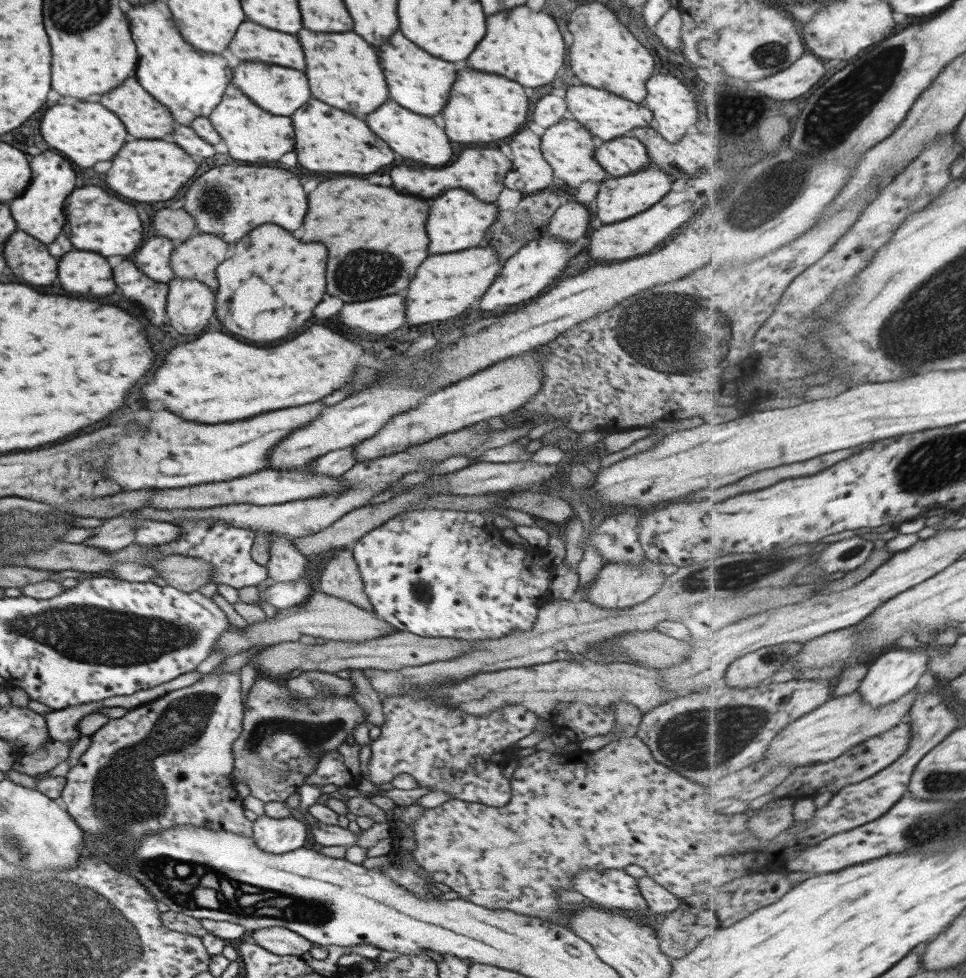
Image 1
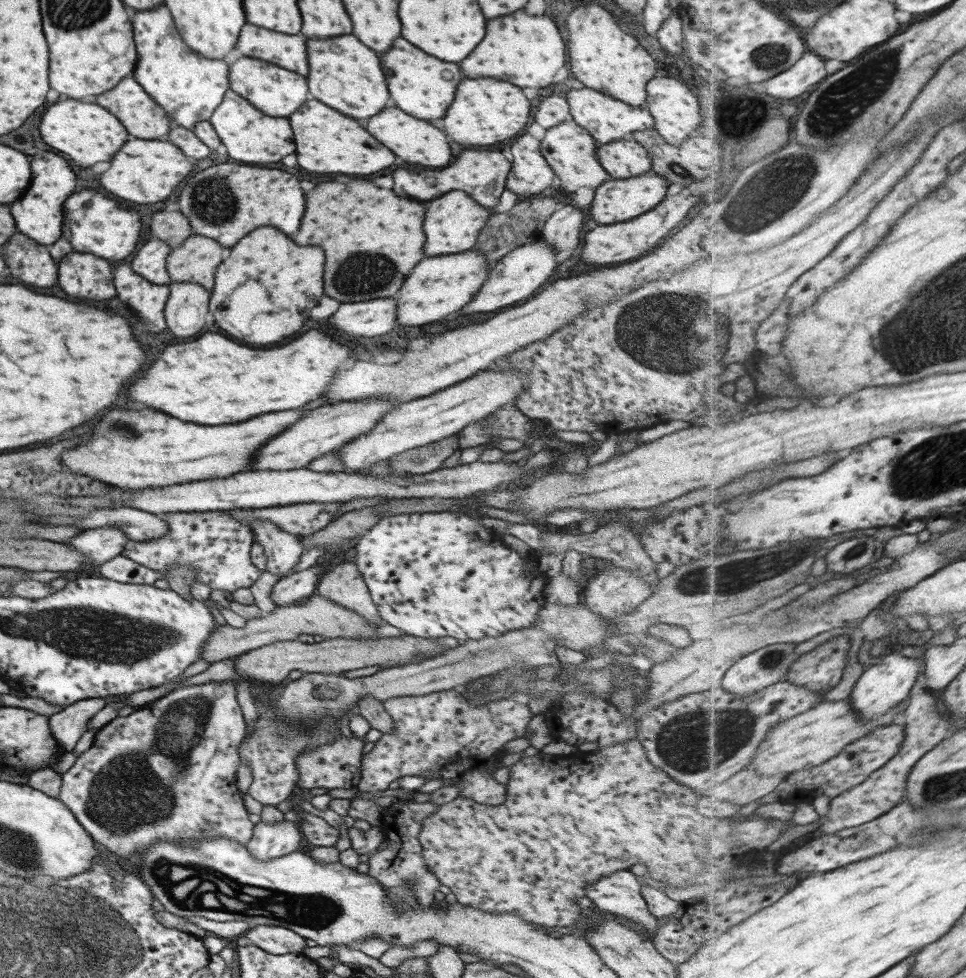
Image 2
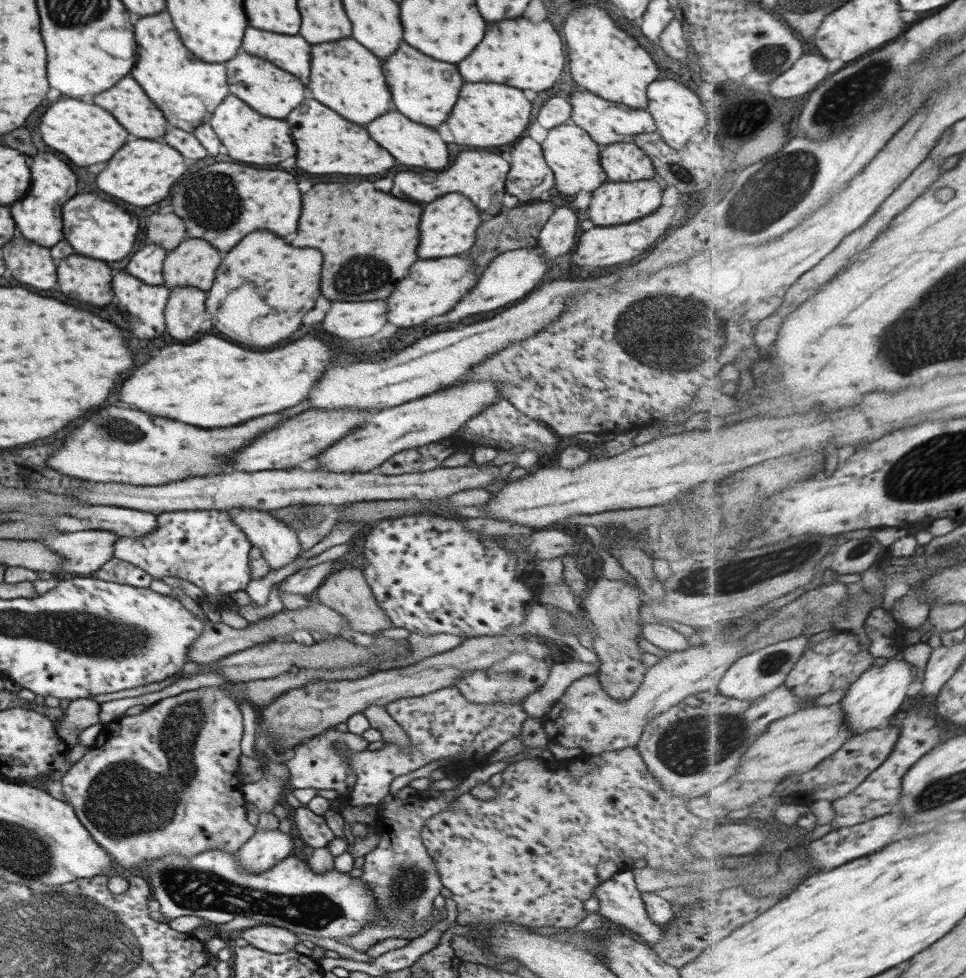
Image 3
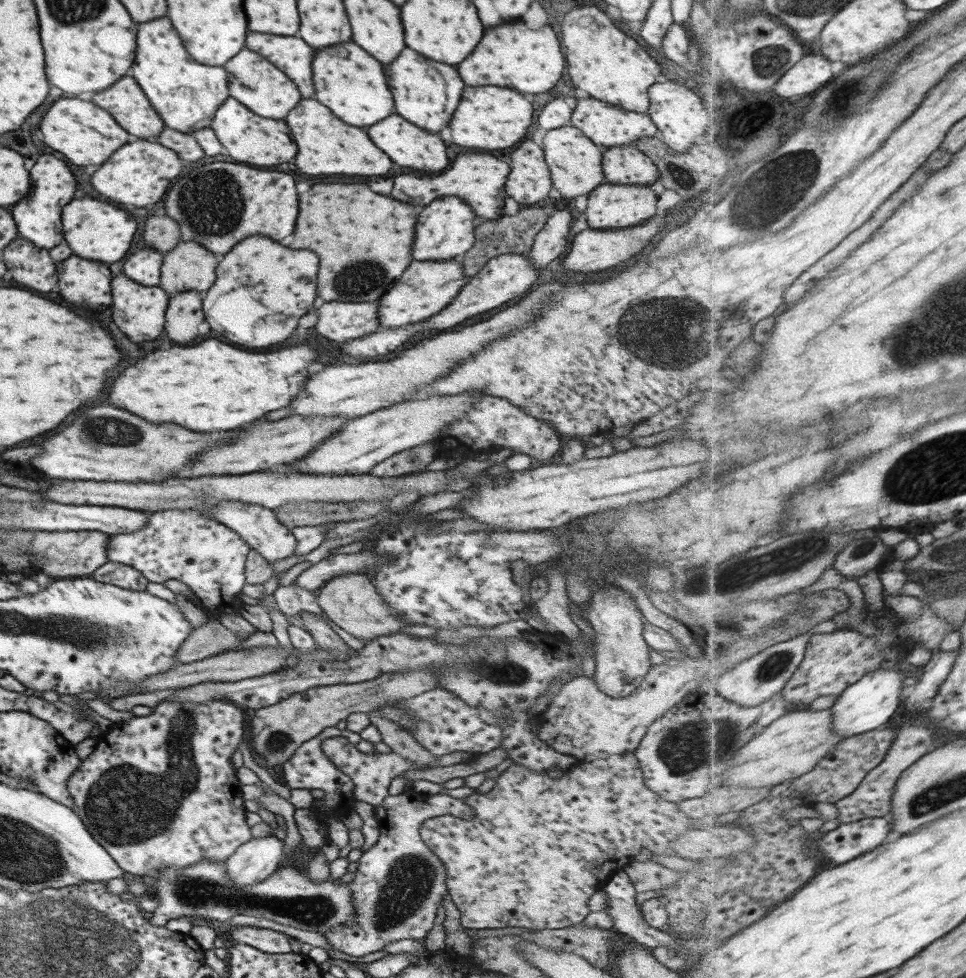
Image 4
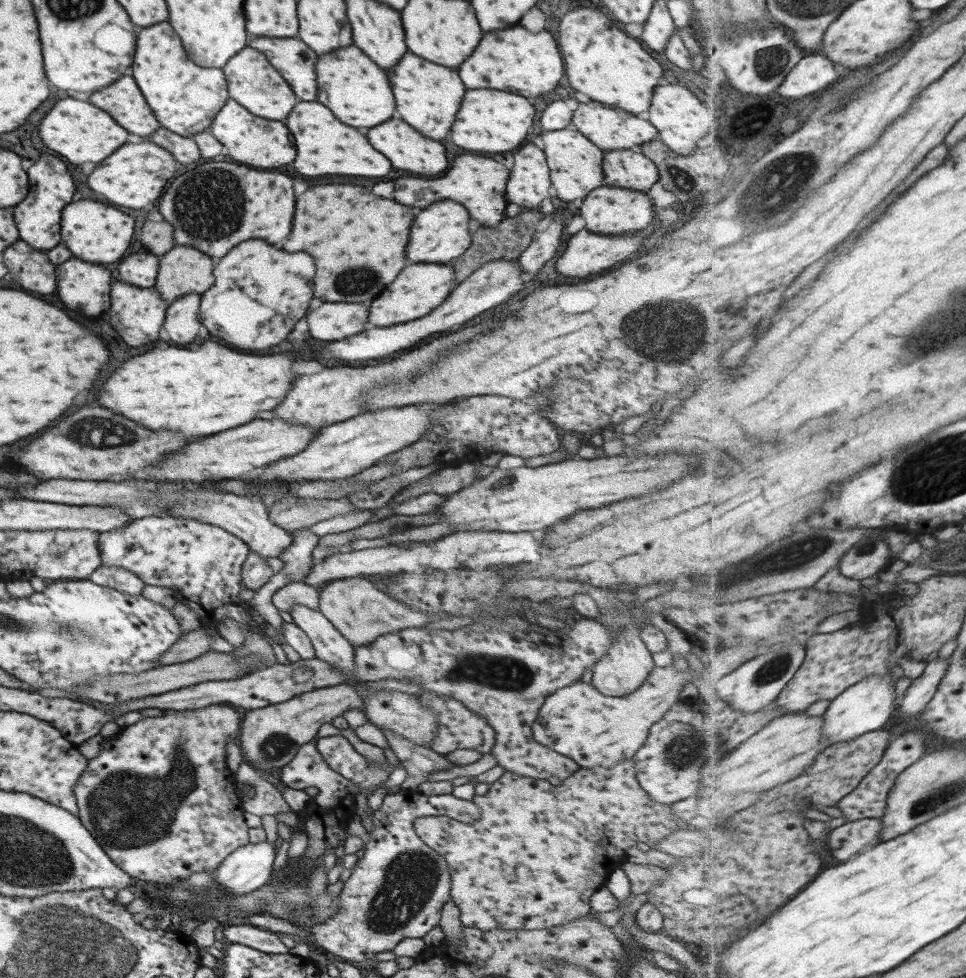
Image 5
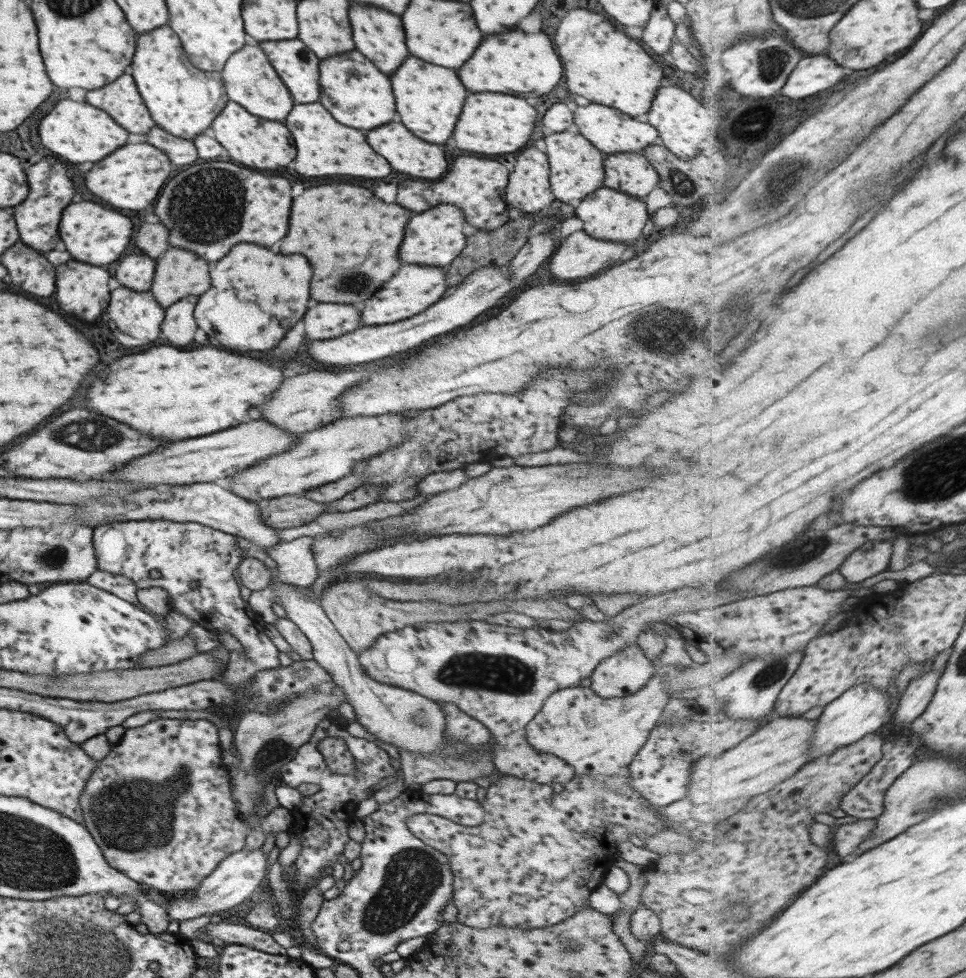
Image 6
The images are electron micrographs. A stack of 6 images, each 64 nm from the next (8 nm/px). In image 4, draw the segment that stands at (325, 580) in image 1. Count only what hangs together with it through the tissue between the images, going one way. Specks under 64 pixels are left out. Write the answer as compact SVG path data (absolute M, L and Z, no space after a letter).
M366 574L342 575L331 578L315 592L315 601L327 620L364 642L378 636L396 633L401 627L407 625L407 622L402 622L400 616L377 594Z

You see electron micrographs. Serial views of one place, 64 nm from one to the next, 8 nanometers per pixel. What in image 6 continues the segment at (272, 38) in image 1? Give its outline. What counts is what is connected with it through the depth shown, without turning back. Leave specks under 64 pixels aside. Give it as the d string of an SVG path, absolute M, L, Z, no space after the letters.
M299 39L263 41L257 46L266 54L269 64L278 74L281 82L287 87L294 104L309 104L315 102L319 96L319 85L317 84L317 58Z

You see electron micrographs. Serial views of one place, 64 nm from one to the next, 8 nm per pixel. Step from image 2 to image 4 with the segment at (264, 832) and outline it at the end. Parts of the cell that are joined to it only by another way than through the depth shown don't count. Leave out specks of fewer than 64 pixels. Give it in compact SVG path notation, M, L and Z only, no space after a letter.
M274 834L251 837L223 861L230 881L246 887L262 881L280 864L281 850L283 841Z

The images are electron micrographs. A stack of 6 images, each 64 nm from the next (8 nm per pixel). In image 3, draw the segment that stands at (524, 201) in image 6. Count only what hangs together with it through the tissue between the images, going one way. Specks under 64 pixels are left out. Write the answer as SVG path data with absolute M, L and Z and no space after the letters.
M525 136L511 146L509 156L511 168L505 179L505 192L521 204L545 197L545 192L554 186L554 176L541 156L539 144Z

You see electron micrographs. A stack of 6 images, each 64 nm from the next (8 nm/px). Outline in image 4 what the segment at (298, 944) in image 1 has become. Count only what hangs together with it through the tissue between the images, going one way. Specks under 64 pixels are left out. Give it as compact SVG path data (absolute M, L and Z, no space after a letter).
M242 927L230 934L233 941L245 944L267 954L287 954L292 952L289 946L290 936L273 930L257 927Z

